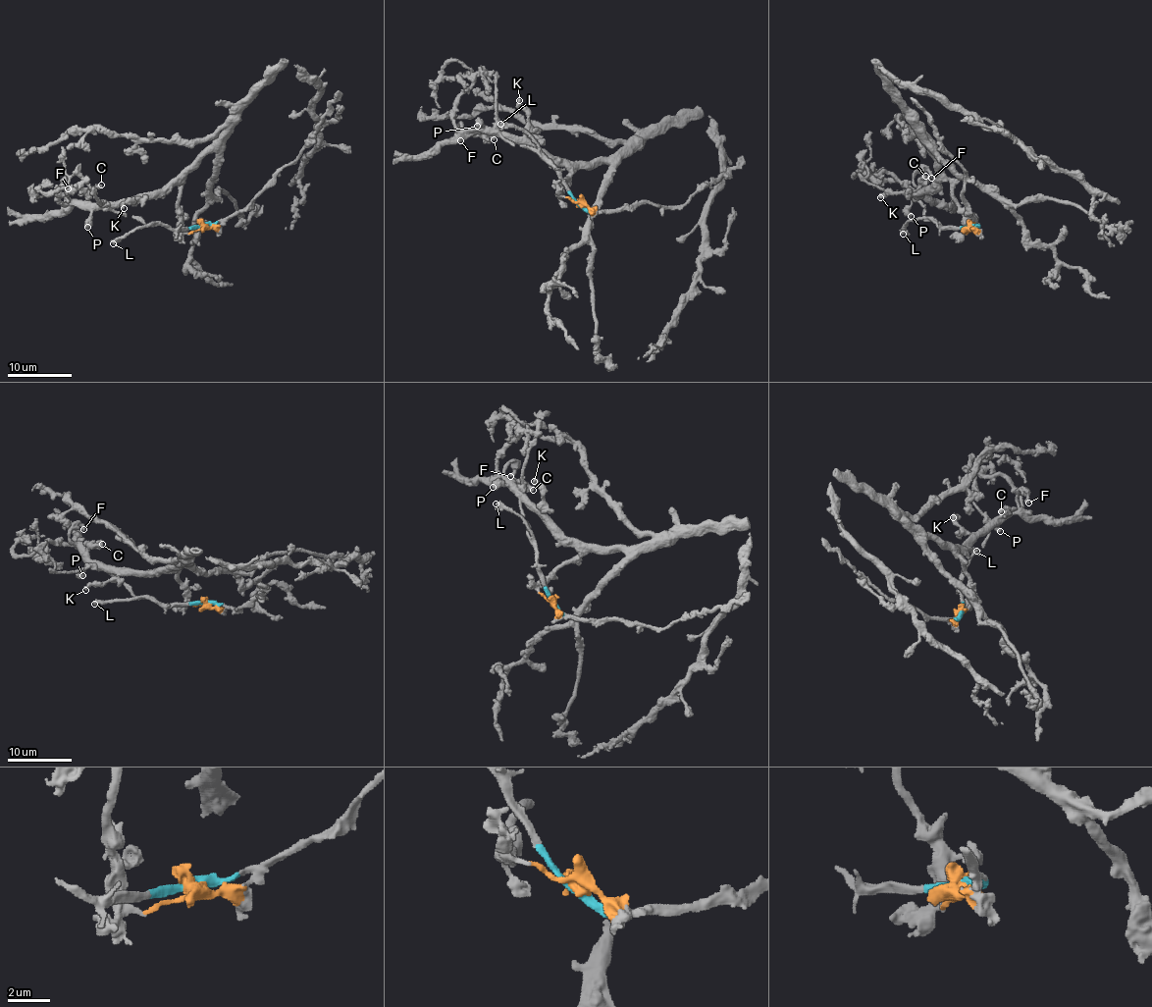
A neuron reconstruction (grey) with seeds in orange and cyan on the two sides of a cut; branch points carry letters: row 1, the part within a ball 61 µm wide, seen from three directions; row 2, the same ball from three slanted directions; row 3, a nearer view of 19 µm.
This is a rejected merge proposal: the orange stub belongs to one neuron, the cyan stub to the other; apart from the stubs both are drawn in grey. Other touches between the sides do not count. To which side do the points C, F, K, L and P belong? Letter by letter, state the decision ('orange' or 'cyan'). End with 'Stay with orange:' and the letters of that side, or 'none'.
C: orange
F: orange
K: orange
L: cyan
P: orange
Stay with orange: C, F, K, P

